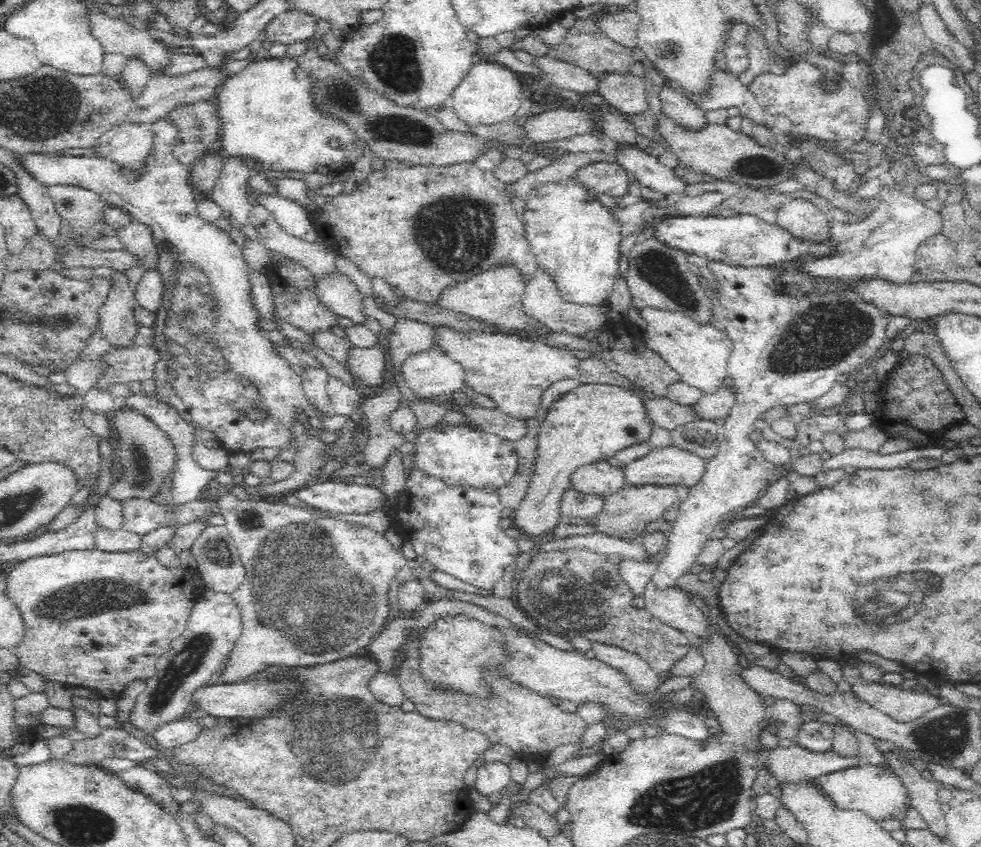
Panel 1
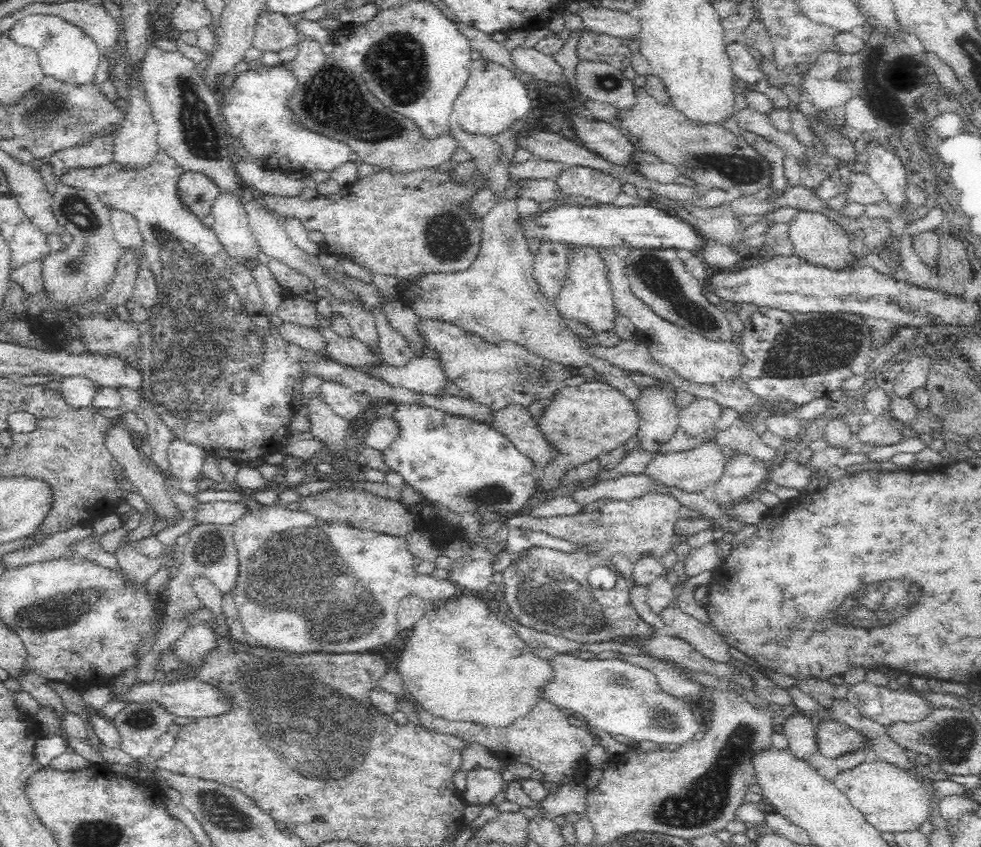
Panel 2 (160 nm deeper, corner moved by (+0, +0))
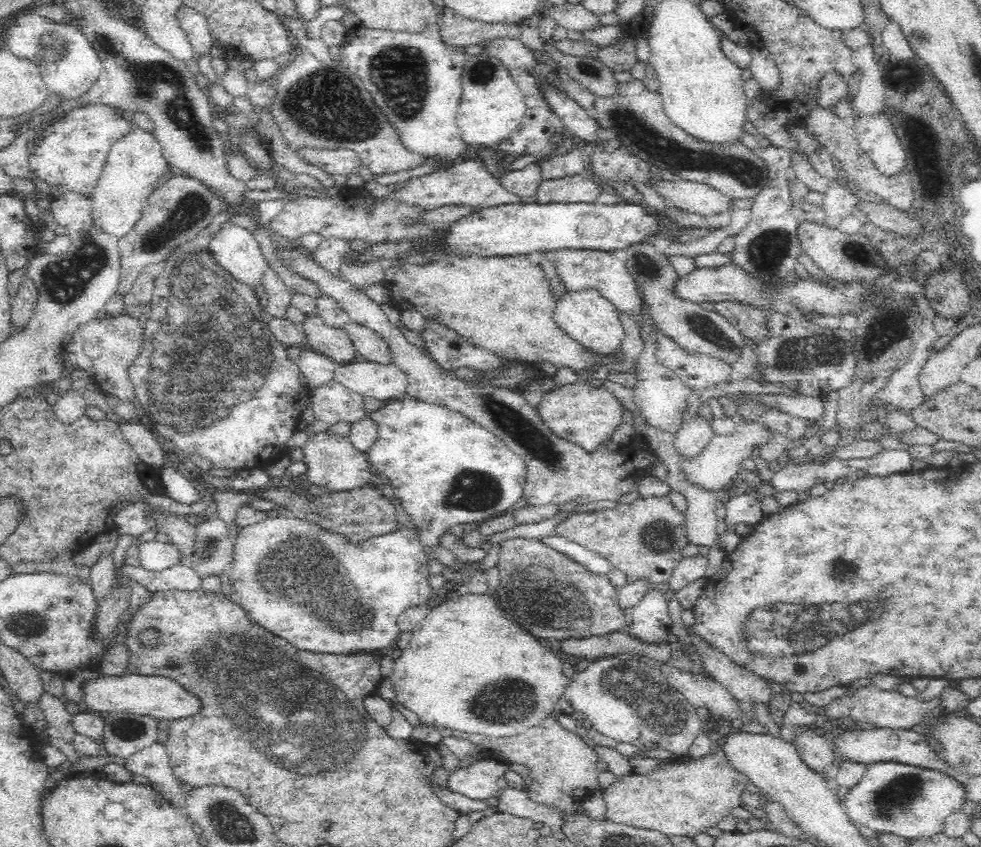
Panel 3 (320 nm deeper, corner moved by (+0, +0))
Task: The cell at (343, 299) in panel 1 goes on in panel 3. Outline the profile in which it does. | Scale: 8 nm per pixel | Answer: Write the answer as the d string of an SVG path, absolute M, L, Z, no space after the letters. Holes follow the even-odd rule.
M350 322L344 329L354 343L356 352L359 352L366 361L380 364L392 363L386 341L371 328Z

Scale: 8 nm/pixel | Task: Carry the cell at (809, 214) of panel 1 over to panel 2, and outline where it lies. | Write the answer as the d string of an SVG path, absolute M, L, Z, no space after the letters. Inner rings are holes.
M800 209L787 225L794 254L807 260L810 265L836 271L846 270L857 265L858 258L850 252L850 238L848 238L847 230L826 215Z

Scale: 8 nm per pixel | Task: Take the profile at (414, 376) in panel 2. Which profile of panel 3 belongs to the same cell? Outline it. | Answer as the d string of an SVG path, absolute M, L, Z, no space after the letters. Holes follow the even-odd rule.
M352 361L337 365L332 378L356 393L378 401L393 399L397 394L405 396L407 390L407 376L394 363Z

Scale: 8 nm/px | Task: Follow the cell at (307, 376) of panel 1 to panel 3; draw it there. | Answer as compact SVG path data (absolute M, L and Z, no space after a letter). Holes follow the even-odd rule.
M329 431L310 434L302 446L302 452L307 468L305 477L310 484L324 488L326 493L348 491L354 487L364 487L370 482L372 464L364 458L362 451L354 447L350 437L340 437Z

